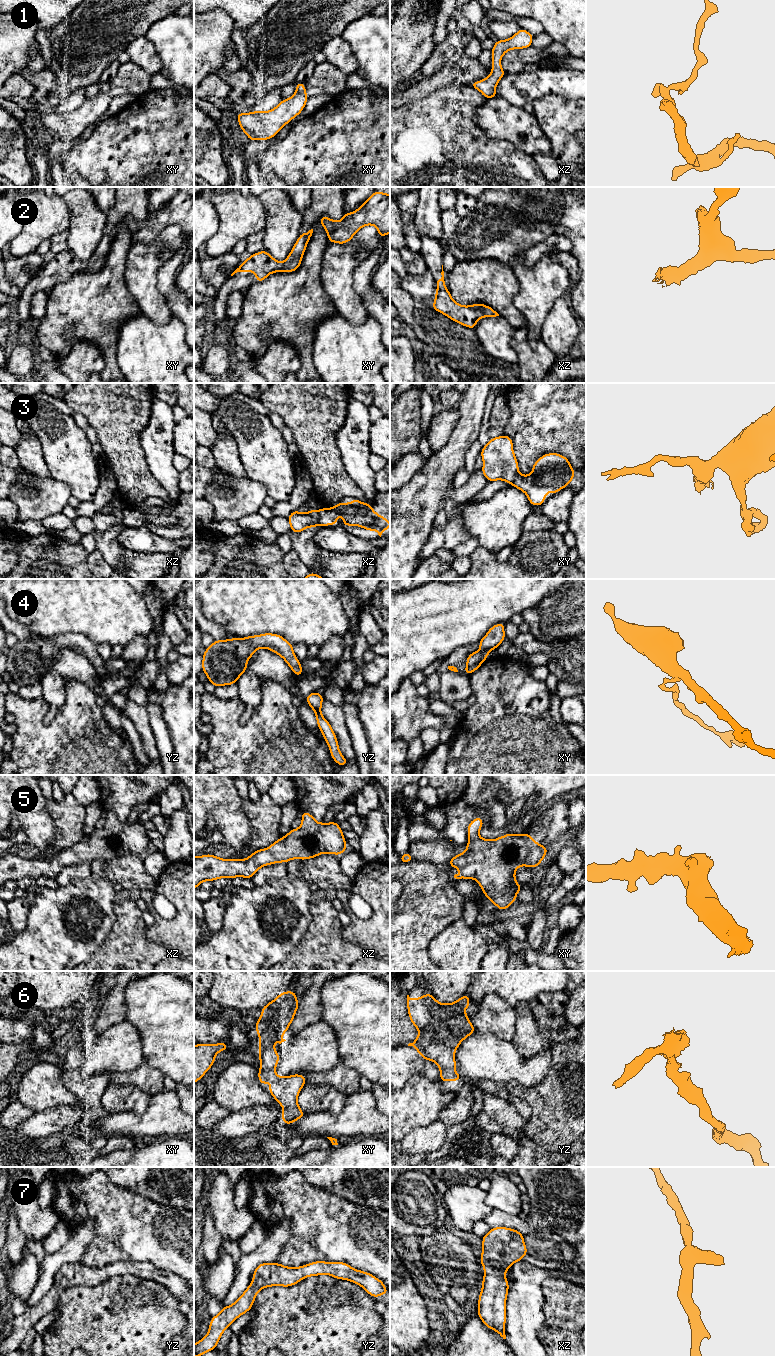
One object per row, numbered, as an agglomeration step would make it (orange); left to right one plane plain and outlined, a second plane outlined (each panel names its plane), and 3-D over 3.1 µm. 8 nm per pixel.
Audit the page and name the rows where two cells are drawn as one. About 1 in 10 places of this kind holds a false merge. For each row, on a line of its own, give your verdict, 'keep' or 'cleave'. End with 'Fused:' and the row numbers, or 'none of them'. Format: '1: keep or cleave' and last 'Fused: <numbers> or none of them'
1: keep
2: keep
3: cleave
4: keep
5: keep
6: keep
7: keep
Fused: 3

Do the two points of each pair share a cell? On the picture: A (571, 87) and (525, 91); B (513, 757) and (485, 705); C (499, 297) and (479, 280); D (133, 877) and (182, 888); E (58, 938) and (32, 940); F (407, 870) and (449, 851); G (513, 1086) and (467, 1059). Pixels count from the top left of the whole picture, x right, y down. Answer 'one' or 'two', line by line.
A: one
B: one
C: one
D: two
E: one
F: two
G: two

